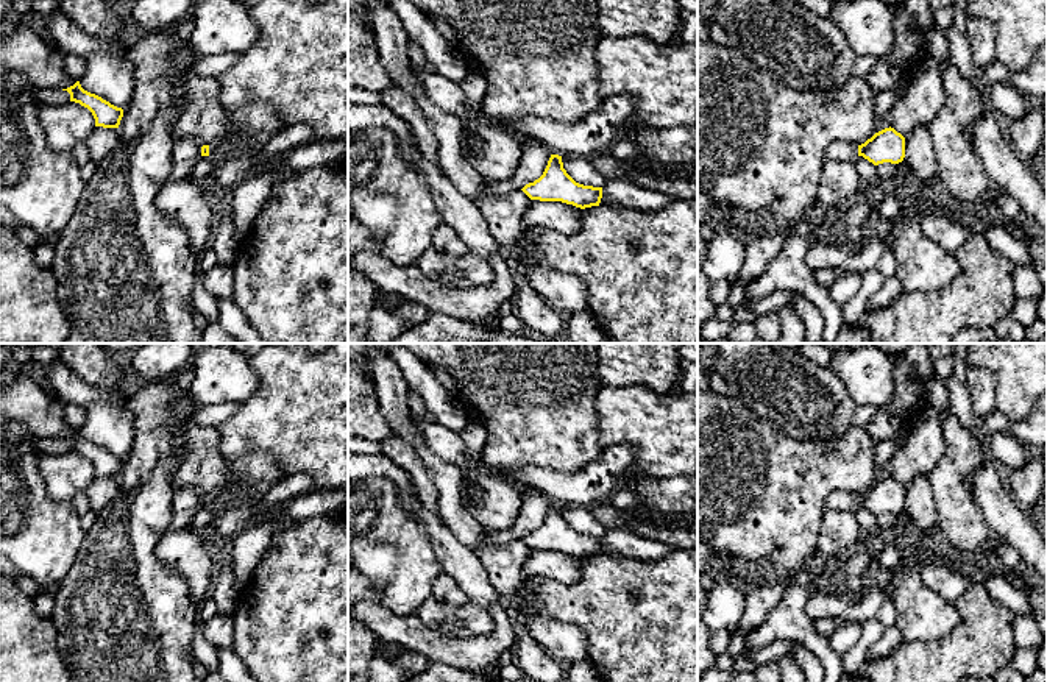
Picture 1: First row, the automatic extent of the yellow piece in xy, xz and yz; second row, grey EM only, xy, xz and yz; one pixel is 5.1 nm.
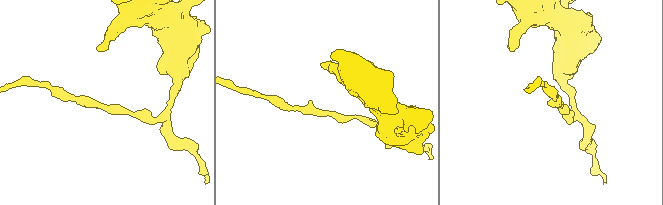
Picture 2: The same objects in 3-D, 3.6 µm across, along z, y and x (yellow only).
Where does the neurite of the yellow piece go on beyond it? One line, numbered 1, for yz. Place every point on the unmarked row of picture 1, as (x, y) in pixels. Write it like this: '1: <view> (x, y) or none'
1: none

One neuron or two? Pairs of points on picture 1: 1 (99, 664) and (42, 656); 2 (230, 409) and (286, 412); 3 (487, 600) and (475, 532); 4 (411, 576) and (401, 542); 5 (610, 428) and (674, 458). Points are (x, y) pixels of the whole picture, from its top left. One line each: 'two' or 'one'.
1: two
2: two
3: two
4: one
5: one

